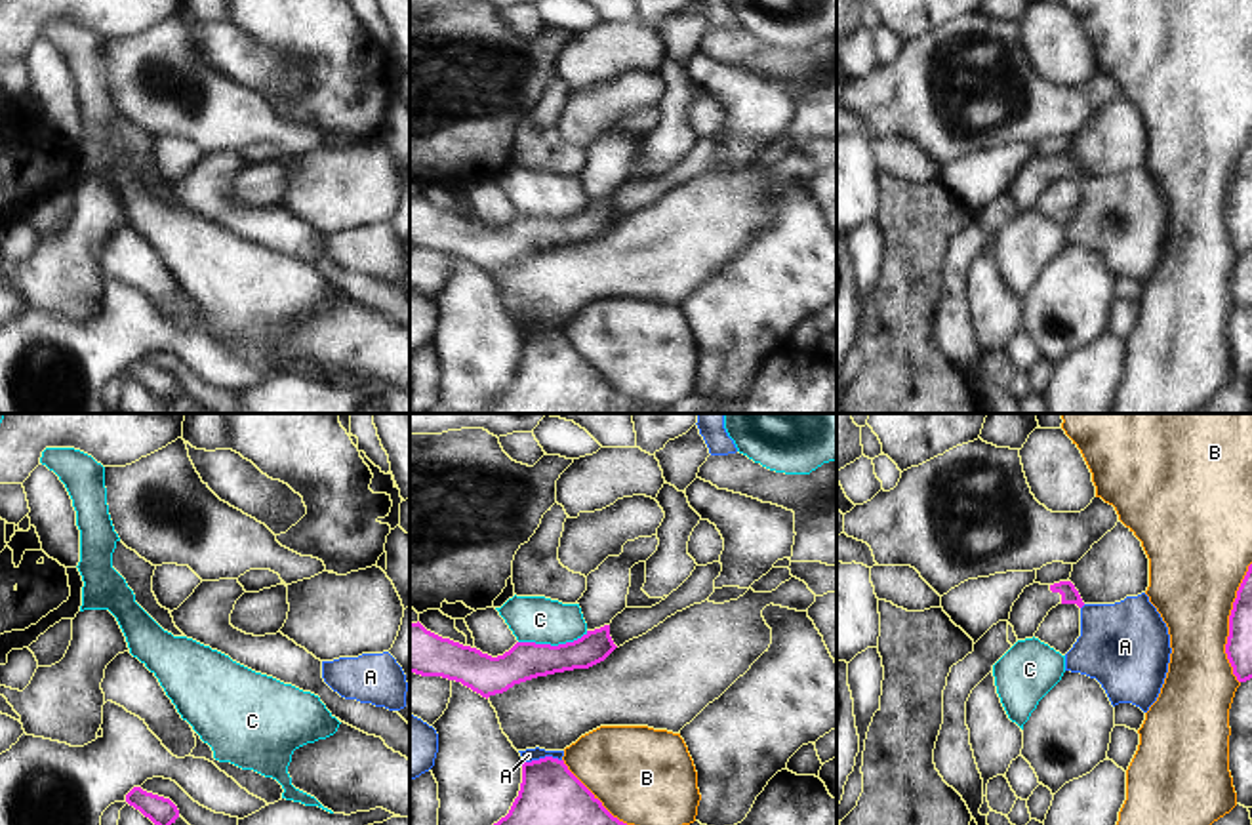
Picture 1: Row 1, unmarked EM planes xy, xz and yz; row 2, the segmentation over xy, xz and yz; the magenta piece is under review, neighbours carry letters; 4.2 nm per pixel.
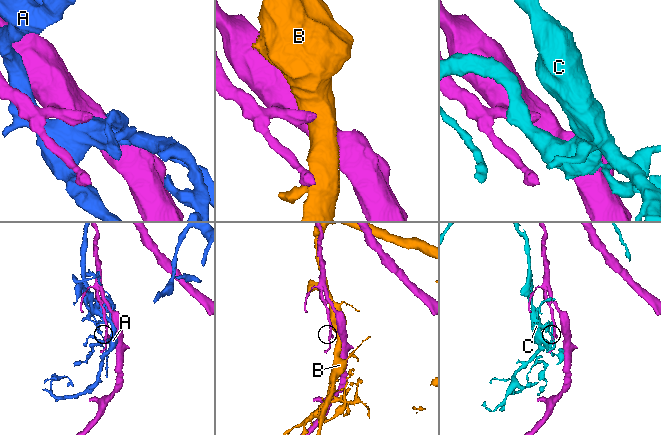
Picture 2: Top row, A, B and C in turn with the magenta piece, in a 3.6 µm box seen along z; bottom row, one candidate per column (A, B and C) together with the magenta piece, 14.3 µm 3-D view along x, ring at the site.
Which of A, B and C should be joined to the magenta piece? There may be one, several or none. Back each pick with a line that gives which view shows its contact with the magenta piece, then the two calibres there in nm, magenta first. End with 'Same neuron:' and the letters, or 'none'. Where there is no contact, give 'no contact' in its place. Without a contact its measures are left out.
Same neuron: none

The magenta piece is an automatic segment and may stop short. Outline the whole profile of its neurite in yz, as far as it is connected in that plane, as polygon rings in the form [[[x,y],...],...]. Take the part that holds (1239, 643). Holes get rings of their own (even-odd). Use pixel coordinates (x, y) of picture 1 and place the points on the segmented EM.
[[[1252,564],[1237,591],[1229,615],[1227,659],[1239,682],[1252,678]]]

